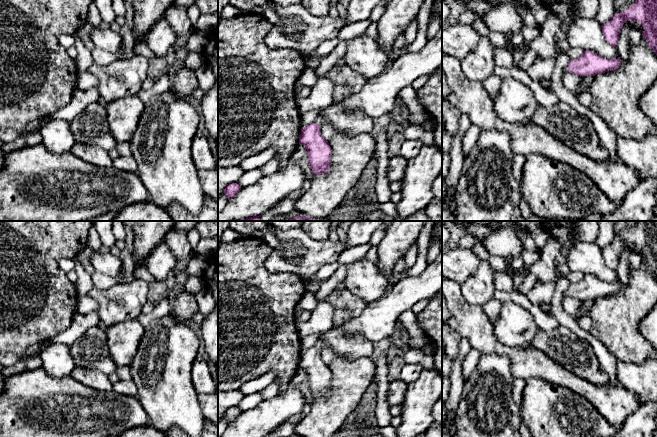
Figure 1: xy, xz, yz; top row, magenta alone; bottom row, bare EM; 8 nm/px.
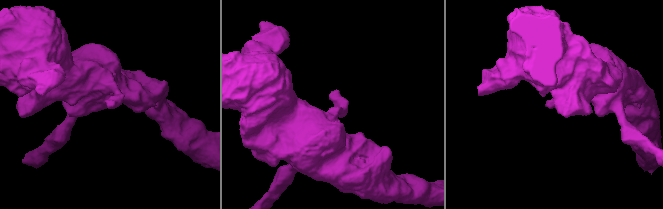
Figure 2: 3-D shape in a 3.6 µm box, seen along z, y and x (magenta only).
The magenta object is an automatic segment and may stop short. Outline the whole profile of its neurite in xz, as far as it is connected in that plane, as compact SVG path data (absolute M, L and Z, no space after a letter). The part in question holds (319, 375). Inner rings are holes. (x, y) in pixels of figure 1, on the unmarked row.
M347 288L334 290L324 301L334 306L333 327L320 335L314 347L301 352L299 368L308 376L309 389L314 399L329 396L332 374L320 355L320 350L329 346L346 361L373 356L373 343L357 334L347 337L341 325L355 318L365 309L367 303L352 294Z

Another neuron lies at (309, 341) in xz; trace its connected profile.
M311 334L301 339L301 351L305 351L312 347L315 347L318 339L320 338L320 334Z

